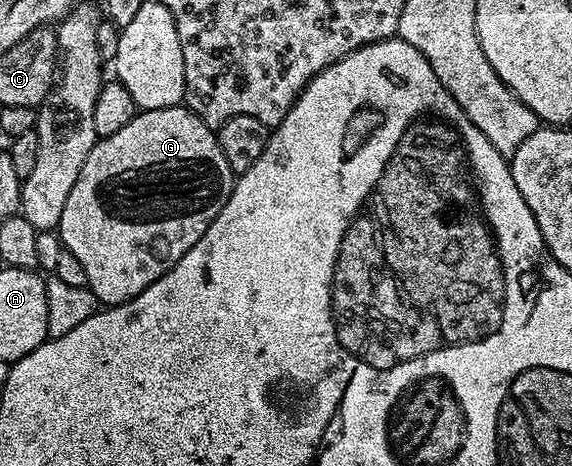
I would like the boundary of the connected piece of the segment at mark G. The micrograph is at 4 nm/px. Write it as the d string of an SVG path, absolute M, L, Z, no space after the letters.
M179 104L168 108L143 110L135 113L133 120L124 124L124 128L116 132L116 136L108 136L99 140L92 148L92 152L88 152L88 160L84 160L84 168L80 168L80 176L76 176L76 184L72 184L72 192L68 192L68 200L64 204L64 213L60 216L60 224L56 233L61 238L64 249L72 252L76 260L80 260L84 273L88 275L86 286L97 296L99 303L106 306L118 306L122 302L140 296L144 288L160 280L160 276L167 274L181 260L184 252L188 252L188 248L192 248L196 240L200 240L200 236L208 232L220 208L228 204L228 196L234 191L235 181L236 175L232 172L232 168L228 168L228 160L224 160L224 152L220 152L217 133L201 122L189 108Z

